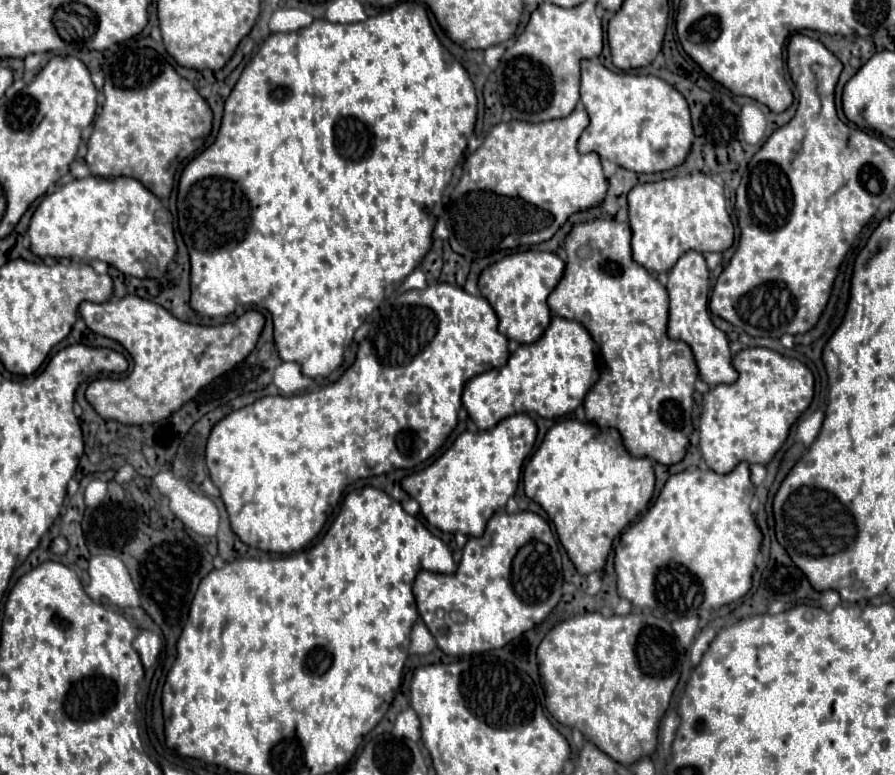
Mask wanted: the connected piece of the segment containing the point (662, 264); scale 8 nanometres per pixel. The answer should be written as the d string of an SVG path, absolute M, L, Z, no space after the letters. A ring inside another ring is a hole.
M695 173L635 185L627 201L633 231L633 259L647 271L669 273L675 261L689 249L699 253L723 253L733 245L733 223L727 213L723 185L709 175Z

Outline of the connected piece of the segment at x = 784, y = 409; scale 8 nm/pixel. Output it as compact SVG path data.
M743 349L733 357L733 367L737 369L739 379L733 385L717 385L703 397L705 405L699 421L699 449L705 463L715 473L731 473L739 461L767 465L785 443L795 419L799 419L799 415L813 401L813 373L801 361L797 363L795 359L785 359L773 349Z

